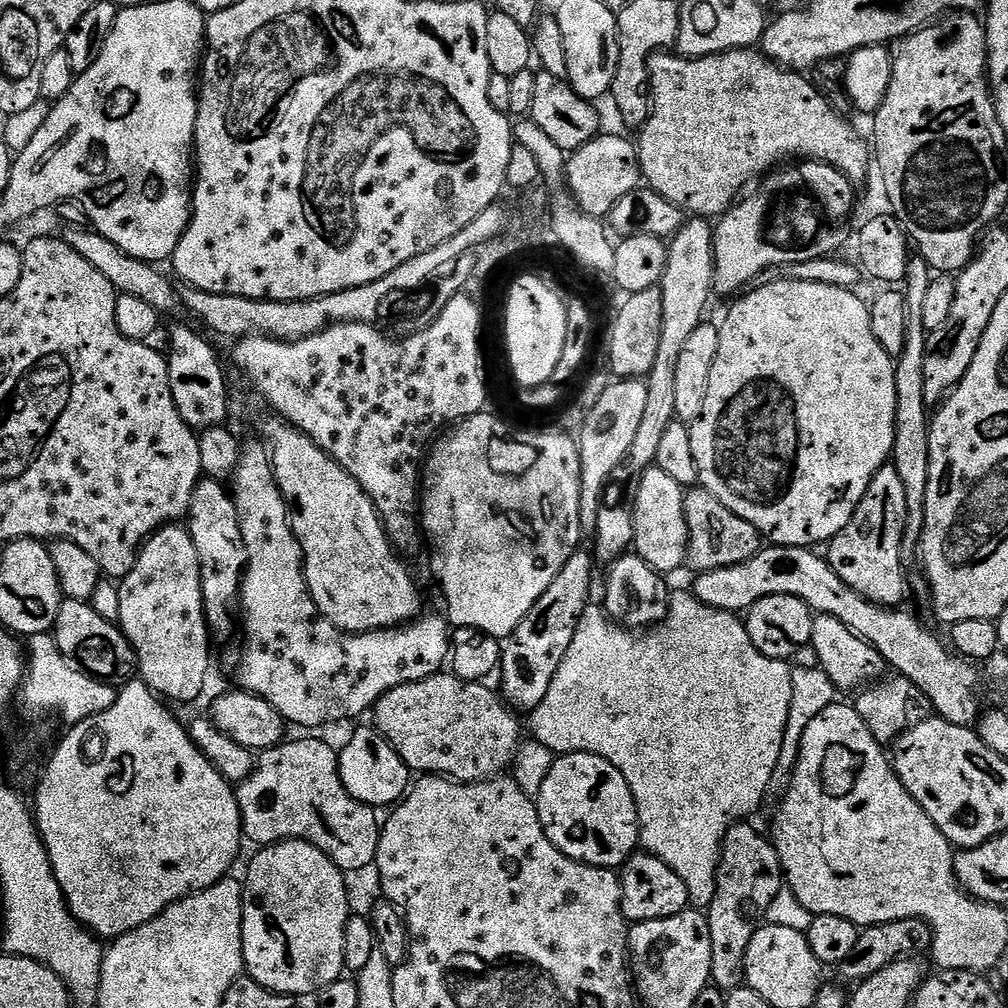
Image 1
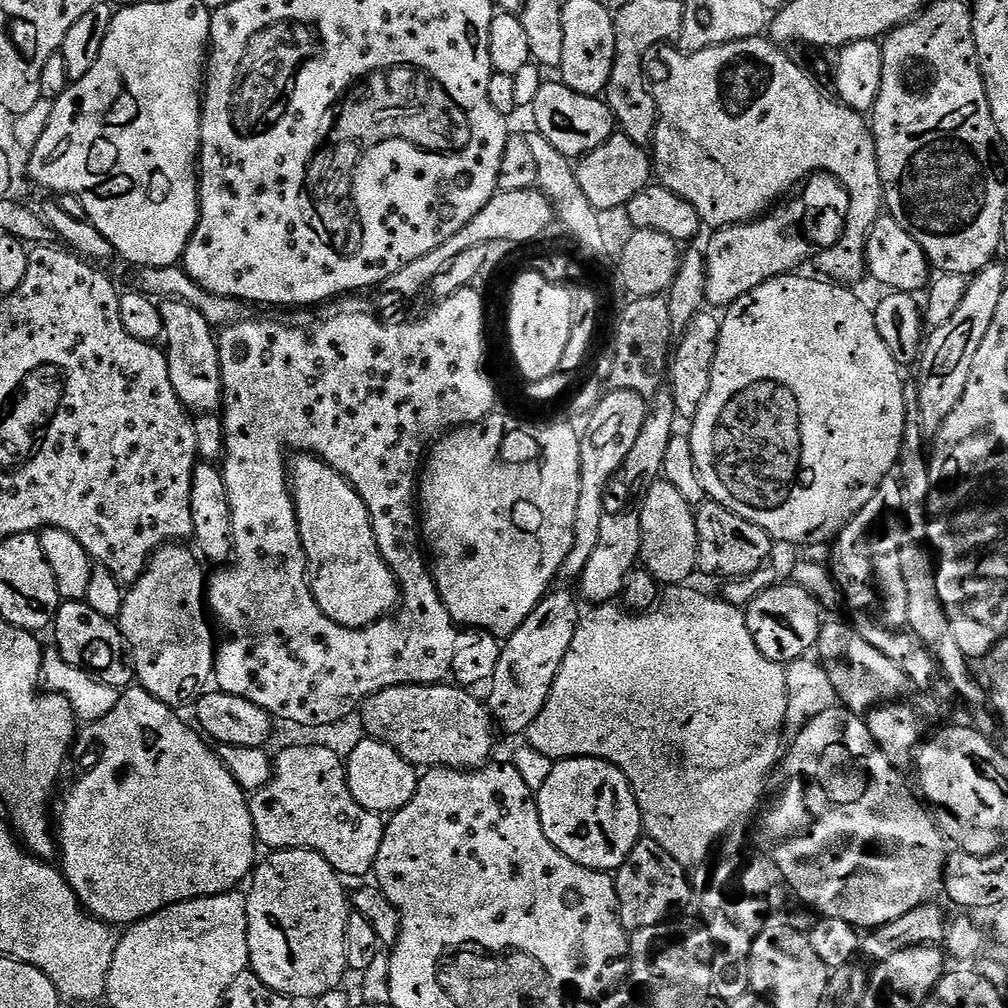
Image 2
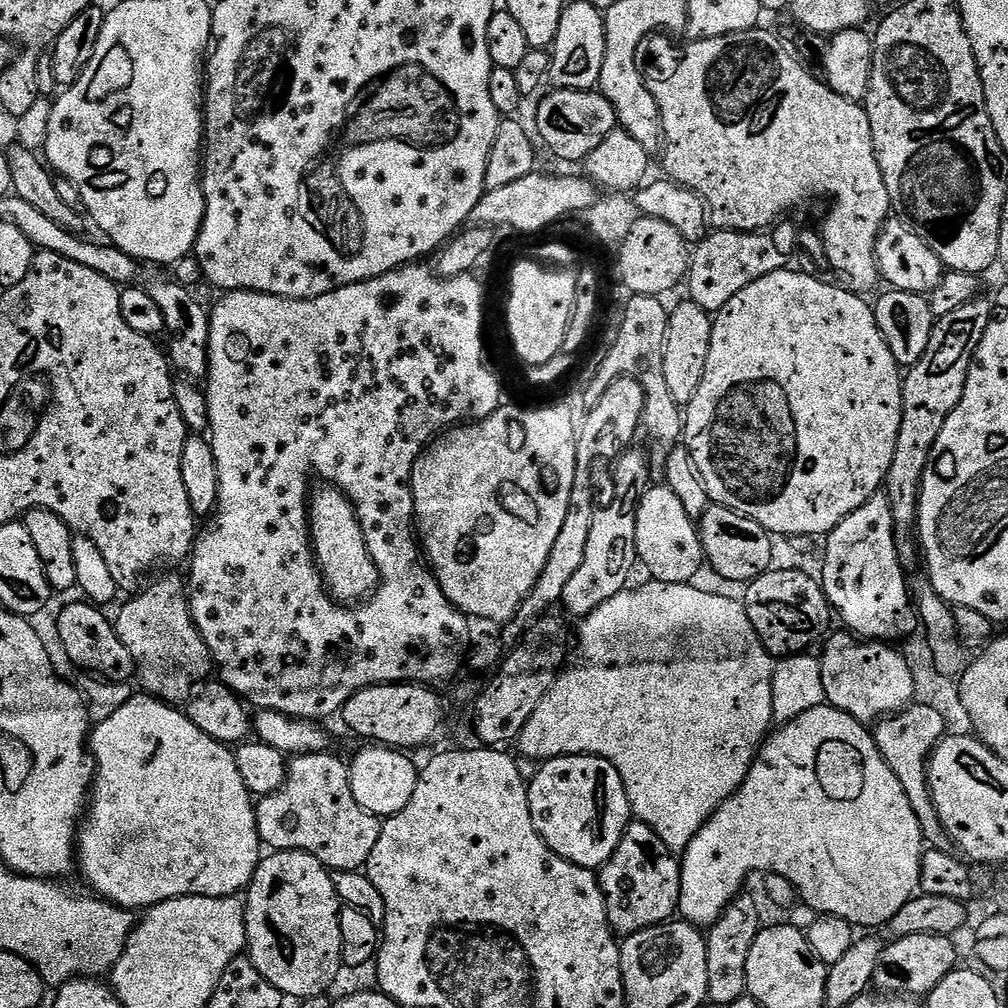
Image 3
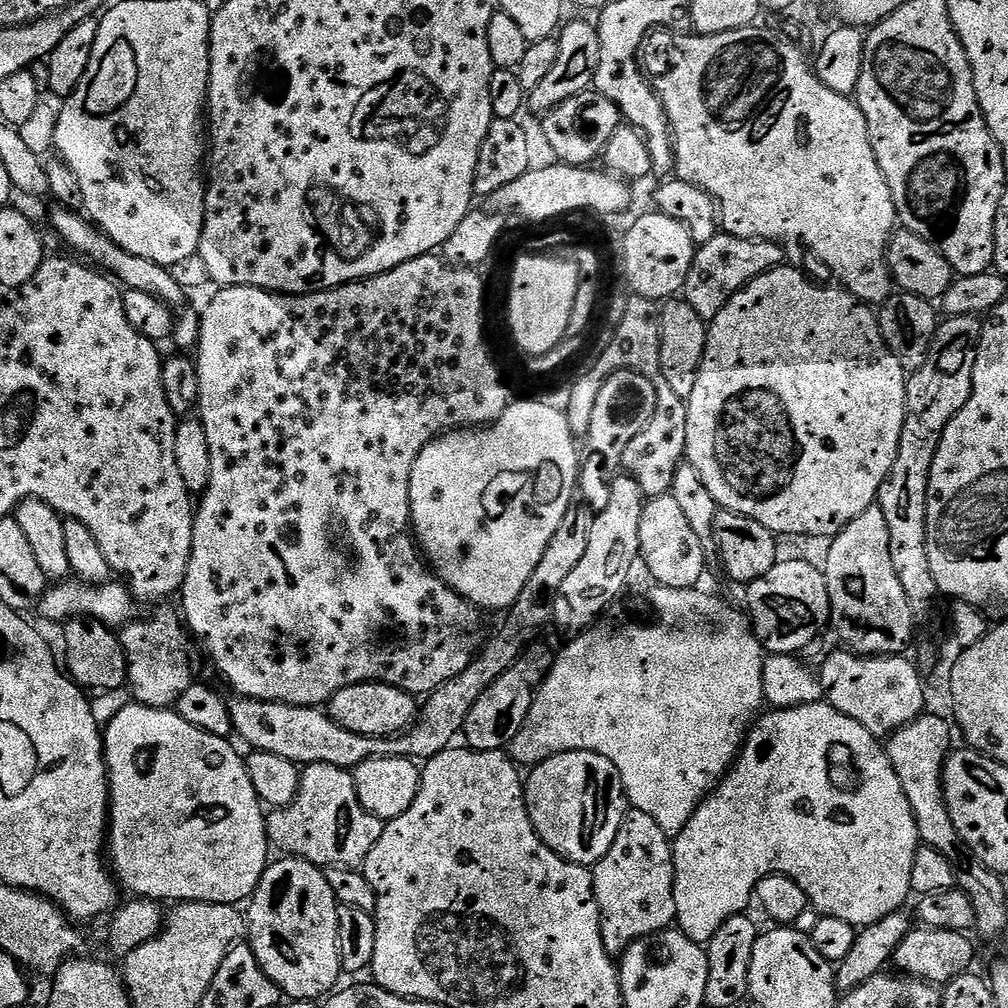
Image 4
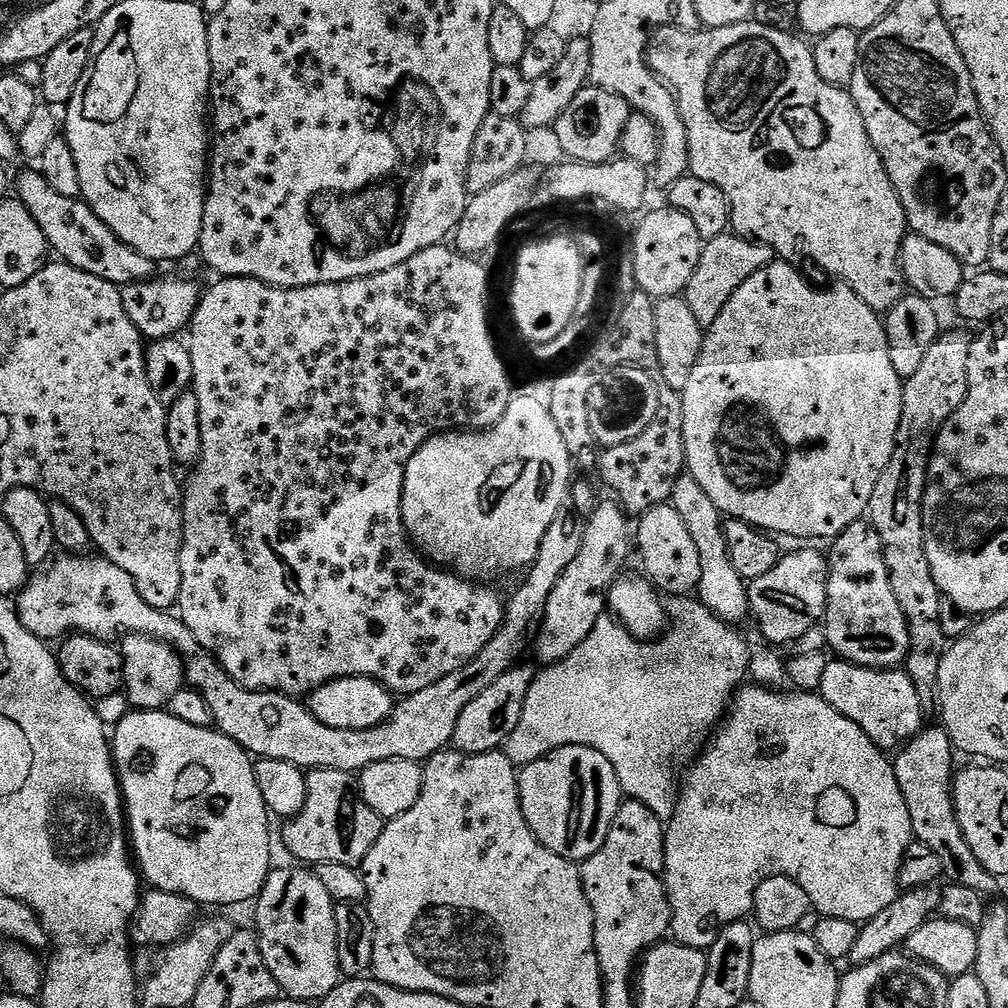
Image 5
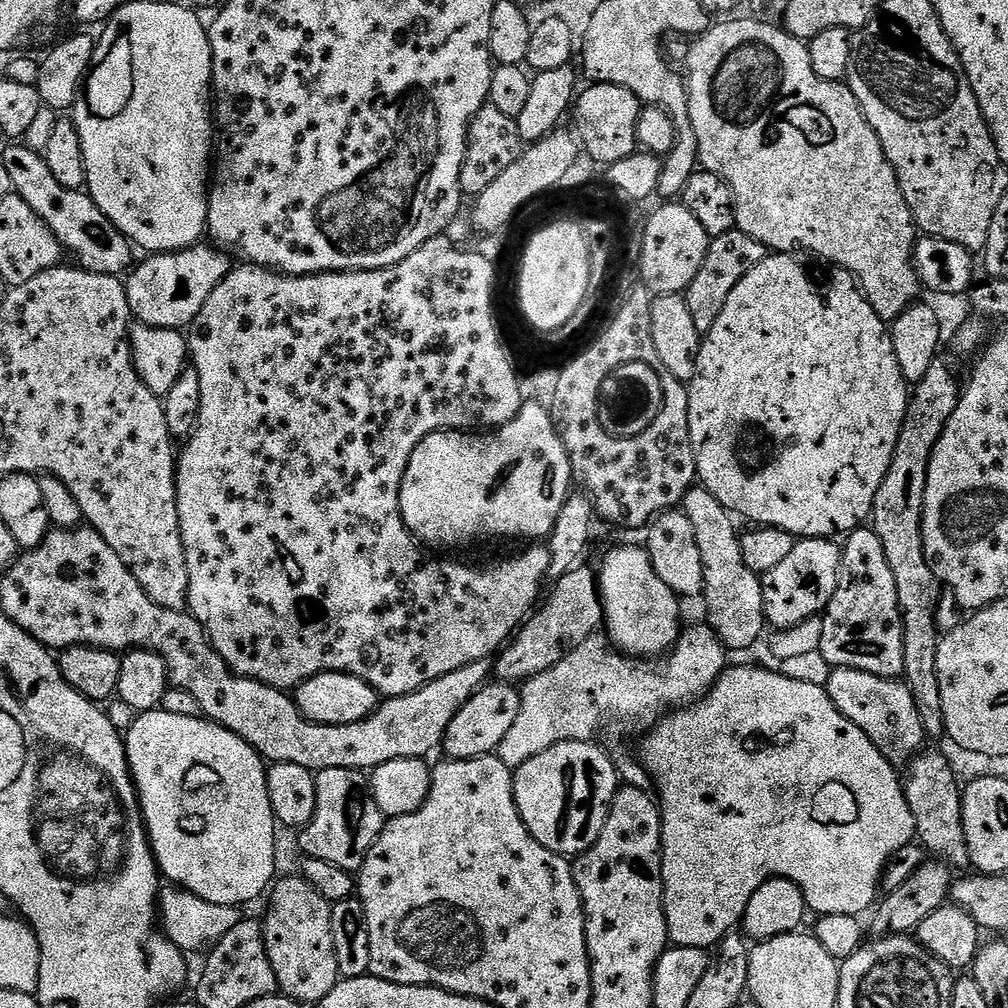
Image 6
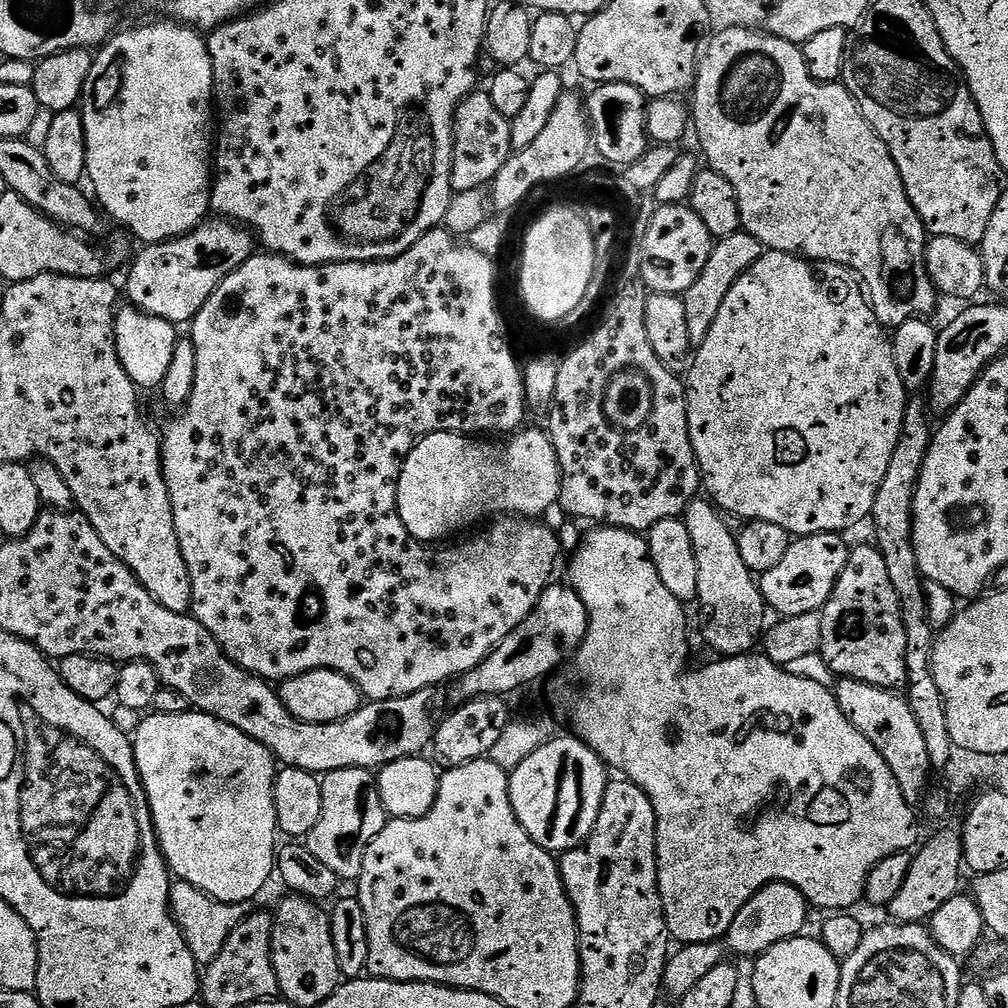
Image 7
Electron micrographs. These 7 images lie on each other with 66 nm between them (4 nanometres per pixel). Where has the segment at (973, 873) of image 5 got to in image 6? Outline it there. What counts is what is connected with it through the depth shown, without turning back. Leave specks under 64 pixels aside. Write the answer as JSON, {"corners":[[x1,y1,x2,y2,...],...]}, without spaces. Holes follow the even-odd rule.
{"corners":[[924,750,907,765,908,777,903,777,904,797,914,814,914,826,919,843,929,853,937,852,939,859,953,870,972,868,970,850,964,837,964,819,962,818,962,780,956,777,952,764,940,752]]}

